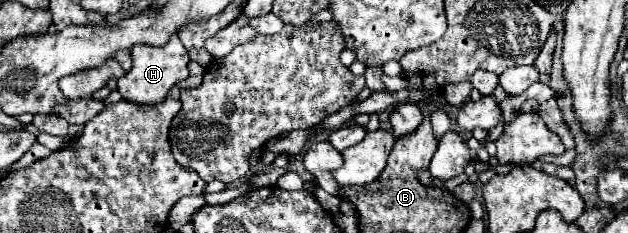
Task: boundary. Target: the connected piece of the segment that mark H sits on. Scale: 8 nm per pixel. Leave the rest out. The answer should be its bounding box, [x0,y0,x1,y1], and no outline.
[117,35,189,107]

